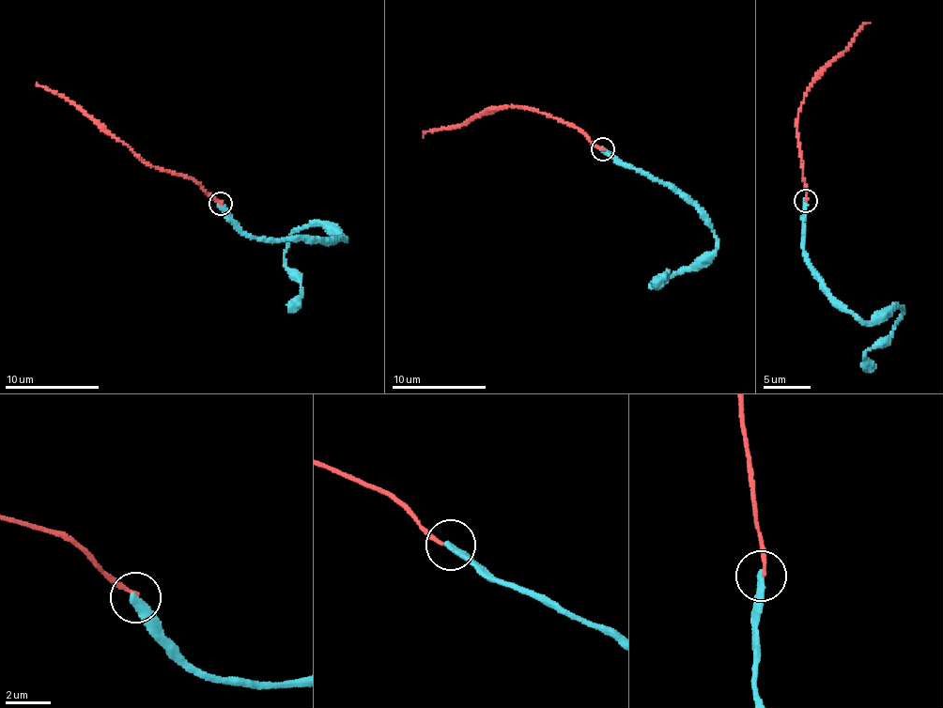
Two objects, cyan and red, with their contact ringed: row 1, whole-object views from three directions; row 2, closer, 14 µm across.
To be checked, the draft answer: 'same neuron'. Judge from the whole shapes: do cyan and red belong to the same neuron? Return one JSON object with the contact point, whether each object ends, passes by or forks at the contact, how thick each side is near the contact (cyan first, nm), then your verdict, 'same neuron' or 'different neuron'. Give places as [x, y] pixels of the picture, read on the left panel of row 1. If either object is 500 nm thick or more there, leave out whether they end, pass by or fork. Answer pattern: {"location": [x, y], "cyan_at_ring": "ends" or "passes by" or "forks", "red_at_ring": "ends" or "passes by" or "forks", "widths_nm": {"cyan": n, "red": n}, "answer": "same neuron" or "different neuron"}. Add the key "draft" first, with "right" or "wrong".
{"draft": "wrong", "location": [221, 204], "cyan_at_ring": "ends", "red_at_ring": "ends", "widths_nm": {"cyan": 360, "red": 170}, "answer": "different neuron"}

